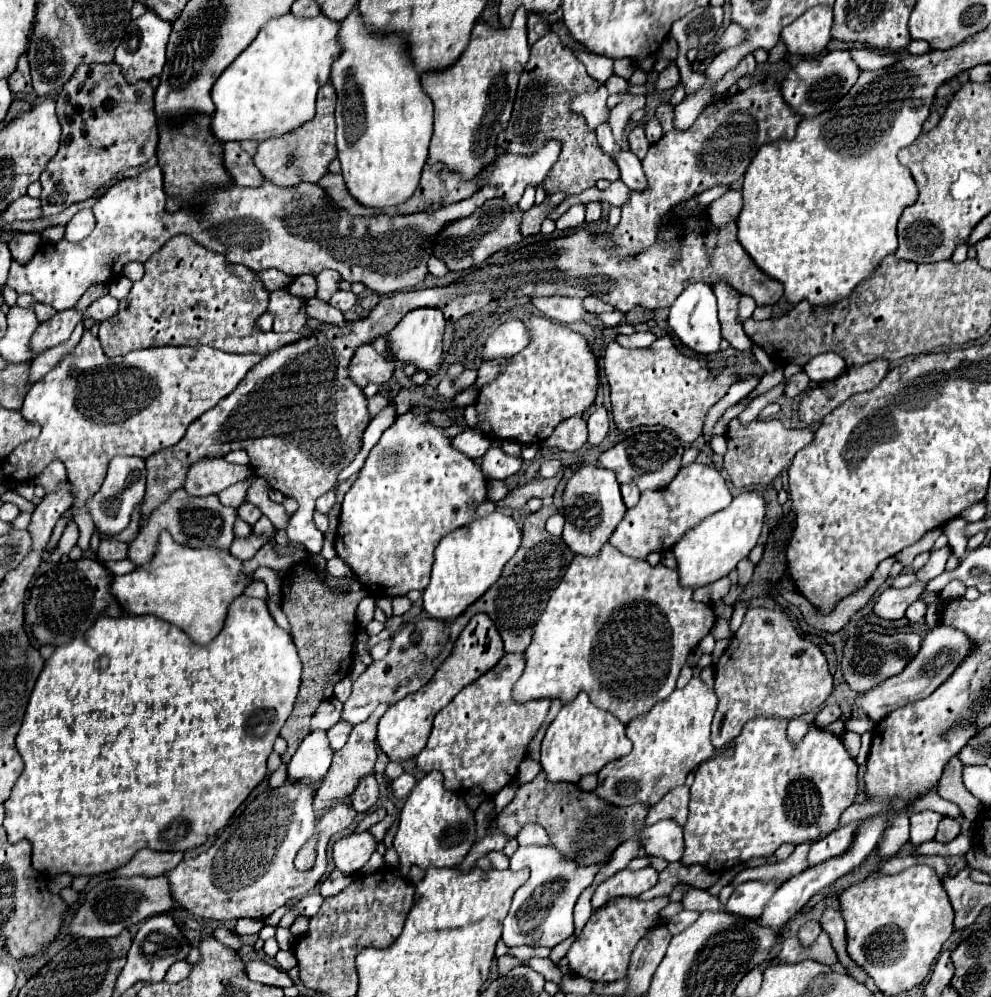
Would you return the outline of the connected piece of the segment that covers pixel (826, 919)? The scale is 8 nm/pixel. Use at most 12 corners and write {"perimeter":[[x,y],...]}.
{"perimeter":[[828,907],[820,917],[840,963],[852,977],[866,981],[864,969],[848,957],[846,925],[840,909]]}

